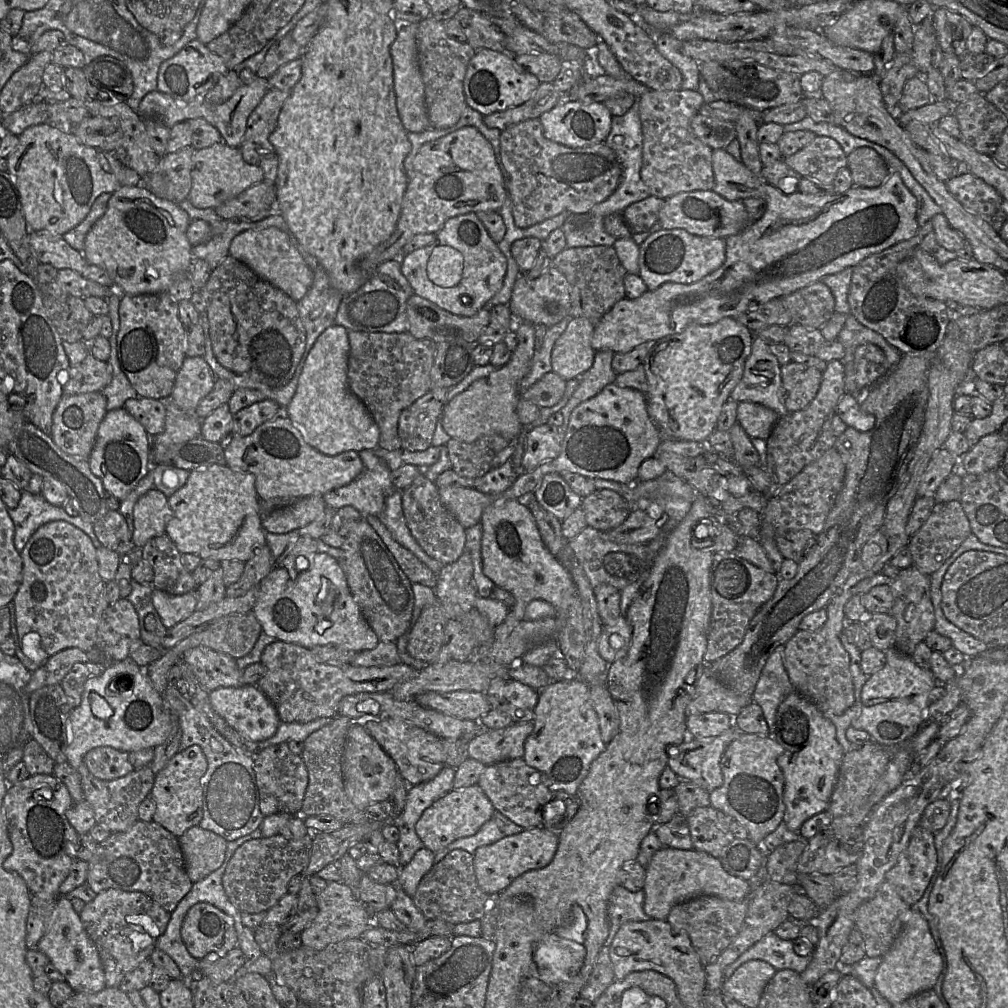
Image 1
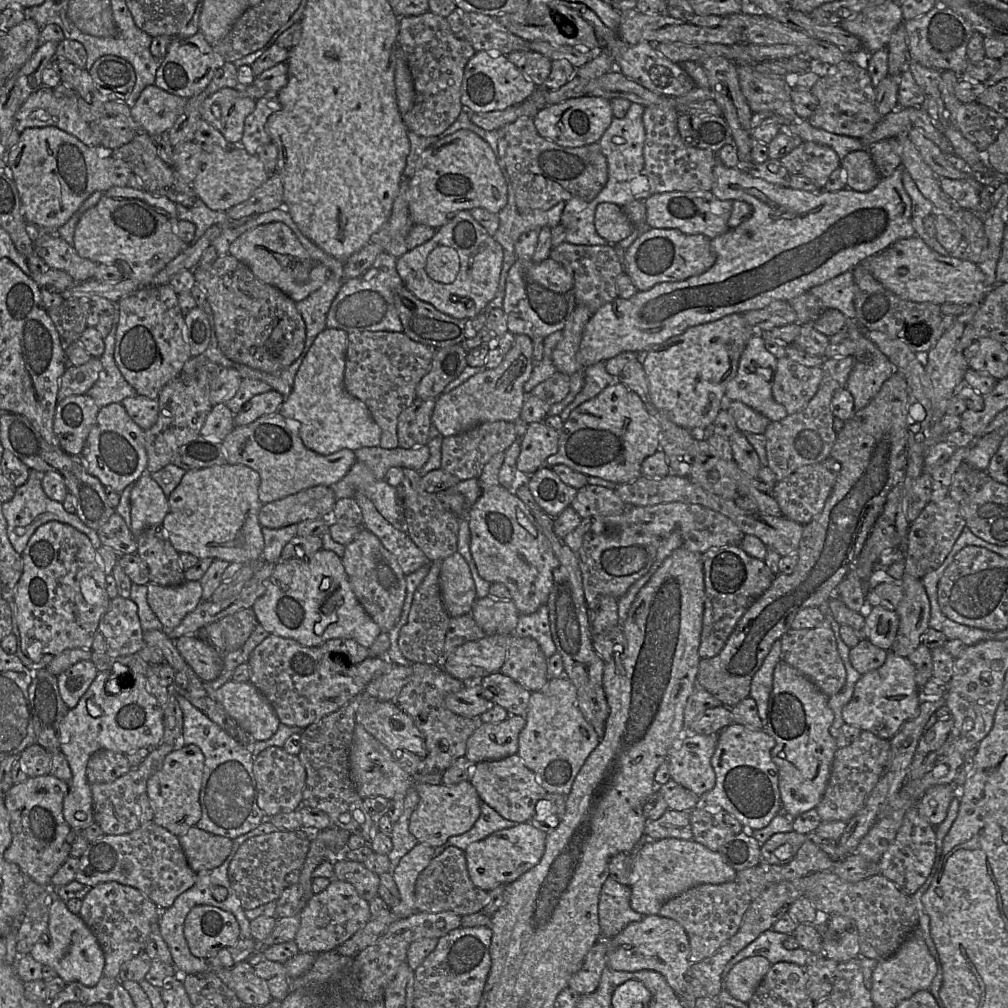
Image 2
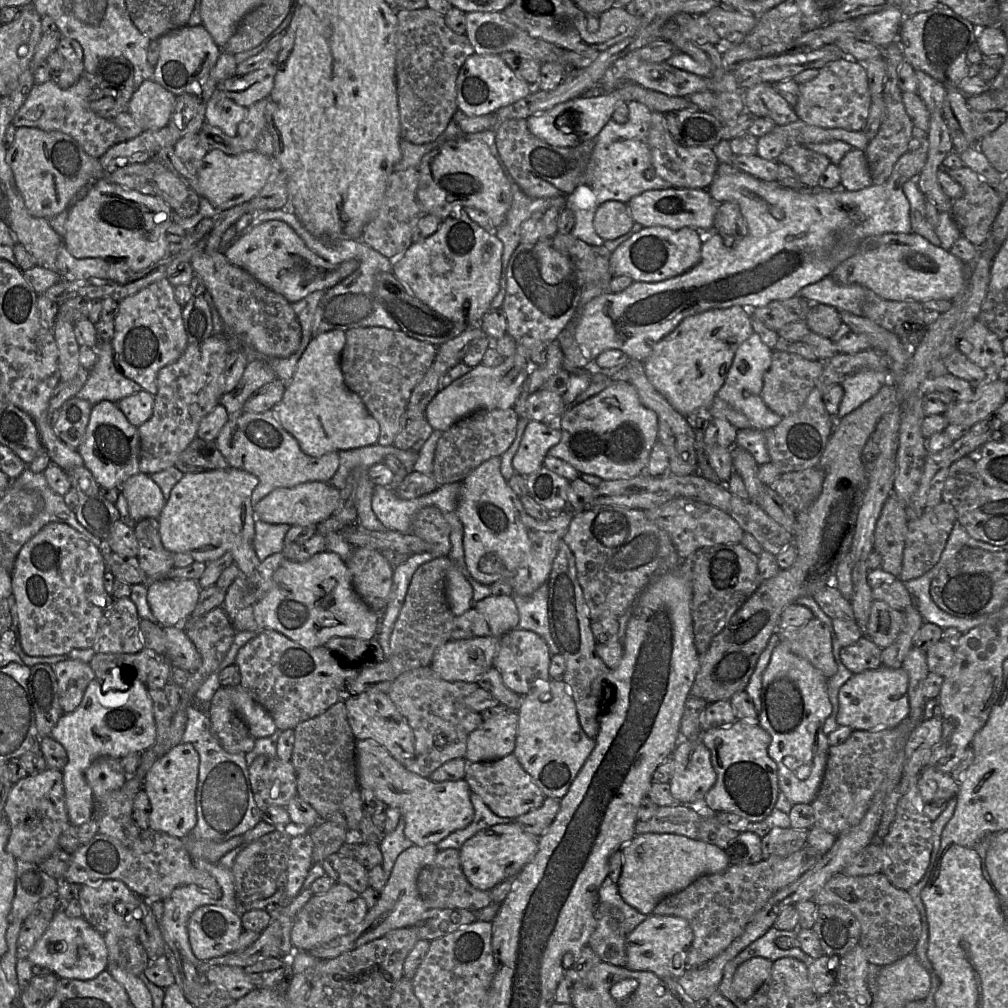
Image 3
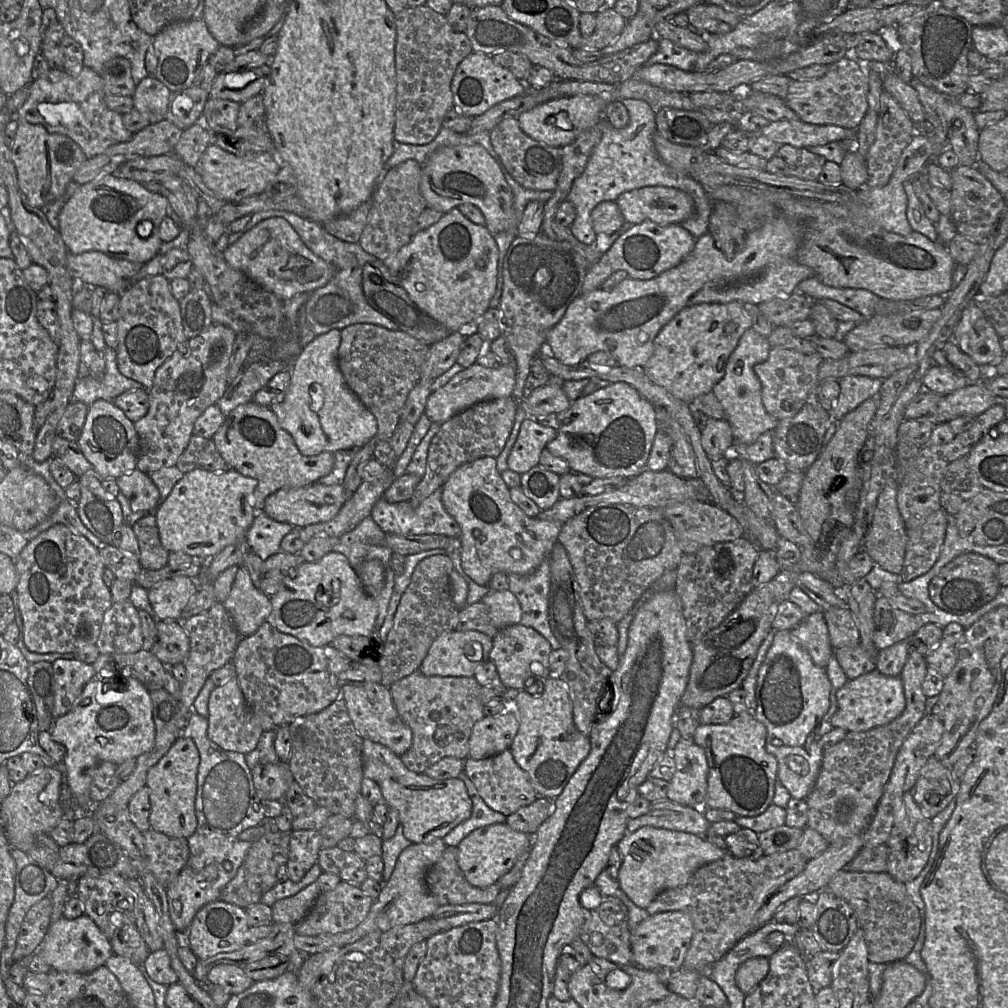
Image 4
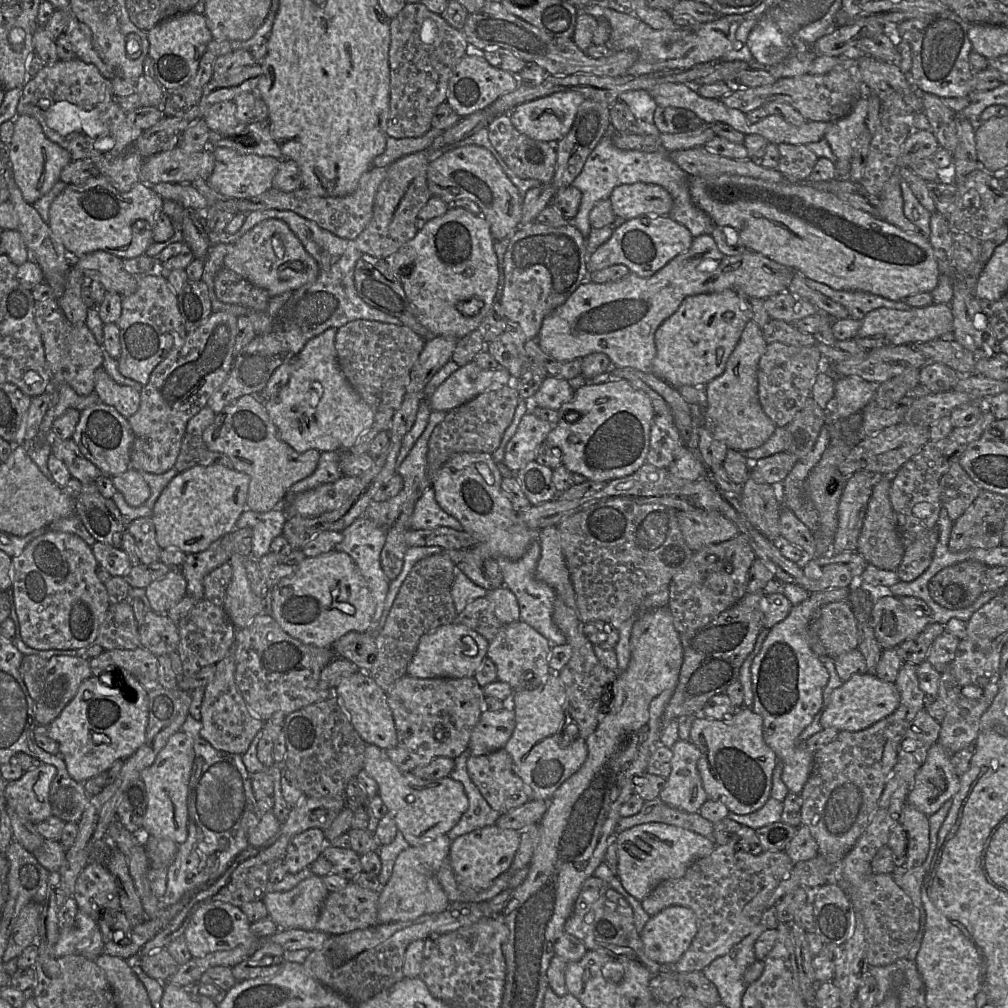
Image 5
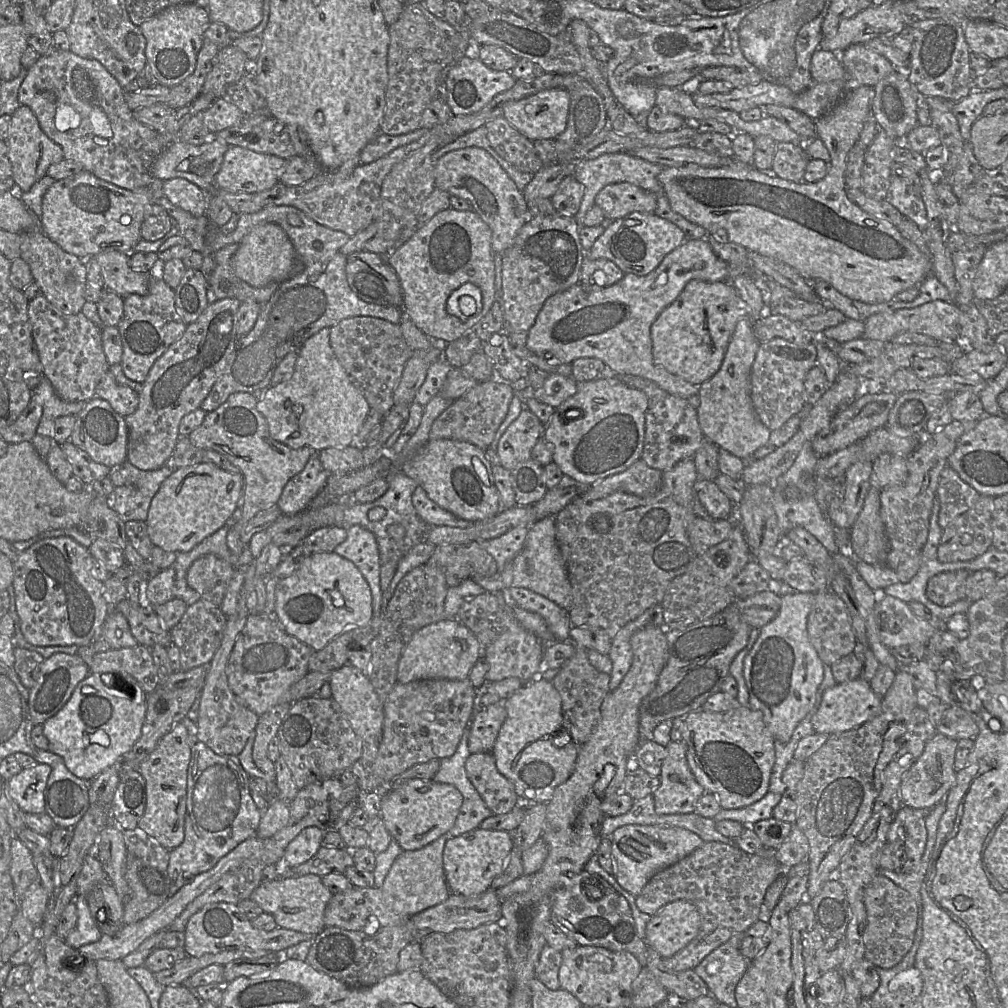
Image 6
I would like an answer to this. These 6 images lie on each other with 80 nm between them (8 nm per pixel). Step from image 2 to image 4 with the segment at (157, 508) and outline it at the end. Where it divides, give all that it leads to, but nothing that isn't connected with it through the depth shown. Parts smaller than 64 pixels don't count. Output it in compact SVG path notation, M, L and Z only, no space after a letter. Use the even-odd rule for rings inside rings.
M135 469L117 478L116 483L133 512L155 514L160 504L160 493L147 474Z

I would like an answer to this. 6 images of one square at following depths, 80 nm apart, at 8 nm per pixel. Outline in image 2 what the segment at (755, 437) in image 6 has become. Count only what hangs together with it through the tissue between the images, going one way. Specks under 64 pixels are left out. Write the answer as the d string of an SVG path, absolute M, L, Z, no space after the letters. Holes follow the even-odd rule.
M755 333L747 342L741 353L737 374L729 381L725 391L725 397L732 401L740 401L766 416L770 422L777 422L784 419L788 413L785 407L776 402L772 396L771 381L761 375L766 368L776 370L777 358L770 353L764 344L760 333Z

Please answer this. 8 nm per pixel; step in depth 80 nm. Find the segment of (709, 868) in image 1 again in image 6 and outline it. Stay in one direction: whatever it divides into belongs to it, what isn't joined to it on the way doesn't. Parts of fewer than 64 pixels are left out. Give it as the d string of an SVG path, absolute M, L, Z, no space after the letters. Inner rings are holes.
M625 825L611 836L615 878L619 885L634 897L639 895L649 880L658 872L674 865L703 845L694 832L662 825Z

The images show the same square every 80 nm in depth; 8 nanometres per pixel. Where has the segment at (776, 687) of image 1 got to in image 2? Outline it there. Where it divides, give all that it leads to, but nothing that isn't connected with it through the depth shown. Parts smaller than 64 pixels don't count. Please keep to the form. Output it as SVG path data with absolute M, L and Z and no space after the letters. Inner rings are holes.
M777 640L751 681L749 697L756 702L758 713L762 721L765 720L768 700L773 686L773 672L781 660L781 642Z

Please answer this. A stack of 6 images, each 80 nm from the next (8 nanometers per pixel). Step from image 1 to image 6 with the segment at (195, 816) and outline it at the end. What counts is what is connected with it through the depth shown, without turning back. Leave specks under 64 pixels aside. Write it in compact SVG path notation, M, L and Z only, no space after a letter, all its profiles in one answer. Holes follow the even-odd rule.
M181 721L161 738L153 752L141 762L138 770L146 783L146 807L138 827L149 838L169 850L179 846L185 837L187 772L190 760L188 733Z

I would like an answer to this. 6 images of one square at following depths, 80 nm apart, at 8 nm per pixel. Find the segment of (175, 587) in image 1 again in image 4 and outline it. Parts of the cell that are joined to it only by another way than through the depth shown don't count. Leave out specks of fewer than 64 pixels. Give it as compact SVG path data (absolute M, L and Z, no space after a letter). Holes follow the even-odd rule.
M154 513L138 519L132 526L137 538L143 569L158 570L168 564L169 552L162 546Z

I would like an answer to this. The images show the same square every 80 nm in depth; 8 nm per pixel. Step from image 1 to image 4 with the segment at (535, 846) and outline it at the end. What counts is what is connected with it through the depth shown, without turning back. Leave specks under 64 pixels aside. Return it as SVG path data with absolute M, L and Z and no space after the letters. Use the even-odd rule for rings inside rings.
M506 823L477 828L457 846L459 868L471 885L478 888L488 887L504 876L521 855L529 855L533 837L534 835L513 830Z

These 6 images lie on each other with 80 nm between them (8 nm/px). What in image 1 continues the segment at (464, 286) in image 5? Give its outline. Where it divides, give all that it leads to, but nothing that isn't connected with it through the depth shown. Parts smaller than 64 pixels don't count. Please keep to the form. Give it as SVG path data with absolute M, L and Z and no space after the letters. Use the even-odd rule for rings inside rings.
M474 212L449 218L435 235L435 242L405 255L401 261L401 272L416 295L452 314L473 316L502 288L507 271L507 259ZM438 245L452 246L463 255L462 278L453 287L438 286L428 278L427 263L433 249Z

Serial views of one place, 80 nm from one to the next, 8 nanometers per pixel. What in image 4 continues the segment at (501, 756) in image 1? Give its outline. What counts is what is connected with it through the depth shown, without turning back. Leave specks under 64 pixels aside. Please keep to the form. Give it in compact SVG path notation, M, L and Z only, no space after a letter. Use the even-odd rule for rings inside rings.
M511 708L499 715L484 716L472 728L468 757L480 760L509 749L518 727L517 714Z

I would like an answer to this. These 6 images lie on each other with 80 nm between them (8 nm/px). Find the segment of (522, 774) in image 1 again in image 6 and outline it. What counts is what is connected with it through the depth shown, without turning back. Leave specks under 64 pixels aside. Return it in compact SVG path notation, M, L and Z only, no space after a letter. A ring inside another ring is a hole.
M491 752L473 753L465 763L467 775L494 815L506 814L517 804L519 796L513 783L502 775Z

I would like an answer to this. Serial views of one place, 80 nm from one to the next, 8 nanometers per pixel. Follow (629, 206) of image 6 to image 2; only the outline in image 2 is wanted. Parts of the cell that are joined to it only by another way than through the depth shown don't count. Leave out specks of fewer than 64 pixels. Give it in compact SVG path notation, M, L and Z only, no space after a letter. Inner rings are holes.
M673 191L653 193L645 199L646 224L652 228L677 229L685 234L702 234L709 239L730 230L728 220L731 215L732 201L719 200L711 191Z

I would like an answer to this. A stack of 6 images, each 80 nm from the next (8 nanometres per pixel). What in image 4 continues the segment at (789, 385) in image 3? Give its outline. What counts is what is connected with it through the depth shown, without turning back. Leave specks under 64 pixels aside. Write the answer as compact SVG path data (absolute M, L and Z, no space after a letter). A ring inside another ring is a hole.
M772 347L767 360L754 366L754 372L761 383L761 399L766 412L778 421L796 415L817 384L818 370L823 360L818 352L803 354Z

